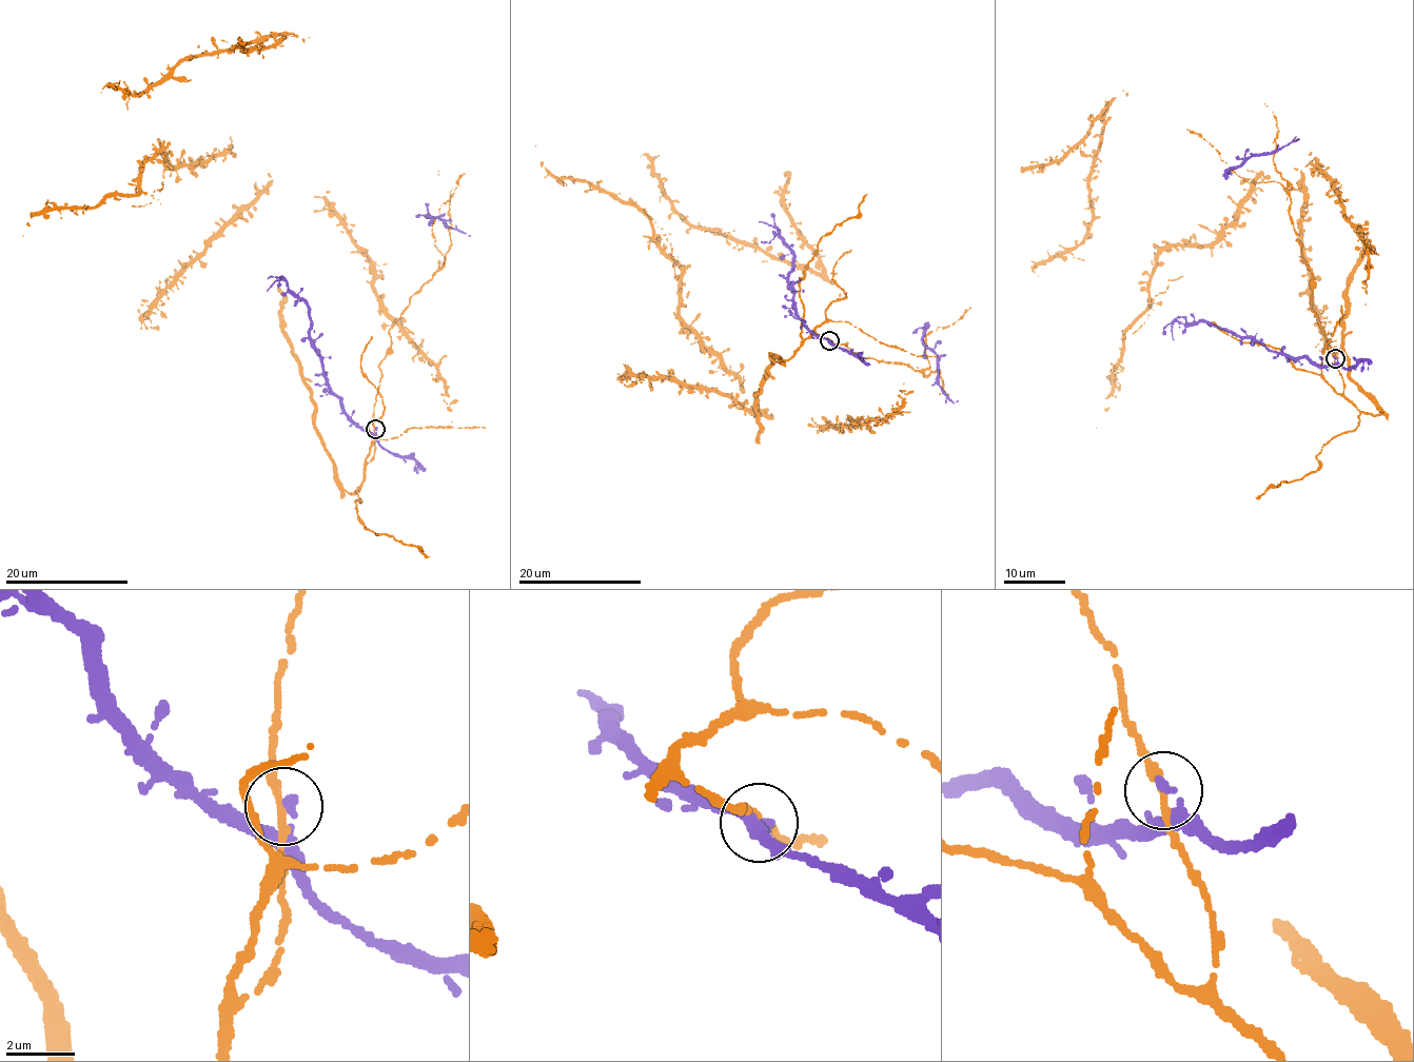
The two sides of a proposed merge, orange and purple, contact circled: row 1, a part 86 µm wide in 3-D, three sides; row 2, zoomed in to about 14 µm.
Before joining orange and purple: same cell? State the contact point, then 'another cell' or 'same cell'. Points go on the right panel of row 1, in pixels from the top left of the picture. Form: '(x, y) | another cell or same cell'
(1335, 358) | another cell

